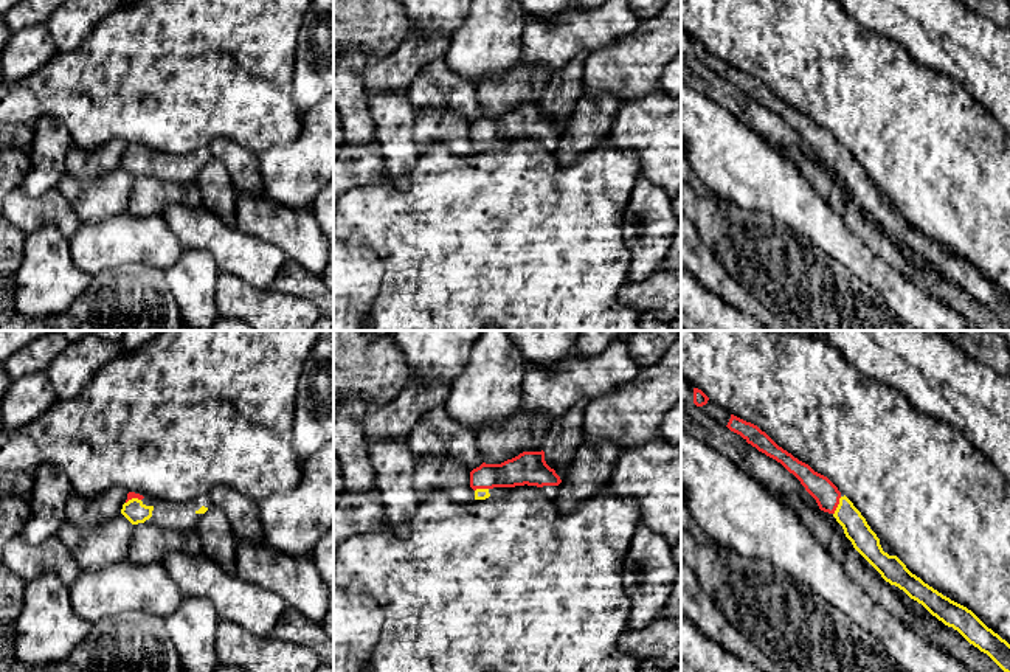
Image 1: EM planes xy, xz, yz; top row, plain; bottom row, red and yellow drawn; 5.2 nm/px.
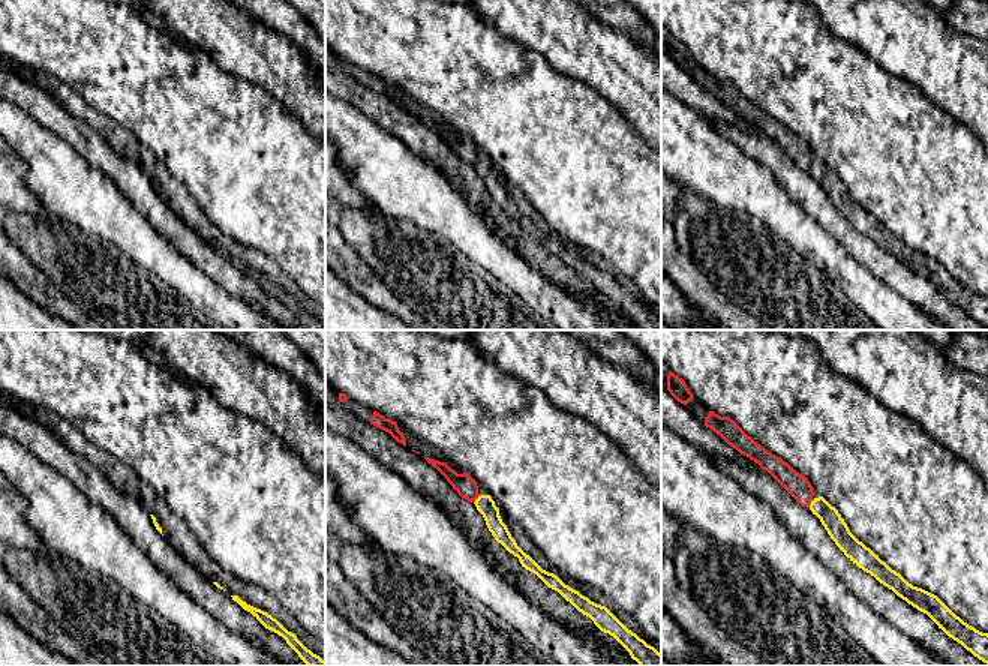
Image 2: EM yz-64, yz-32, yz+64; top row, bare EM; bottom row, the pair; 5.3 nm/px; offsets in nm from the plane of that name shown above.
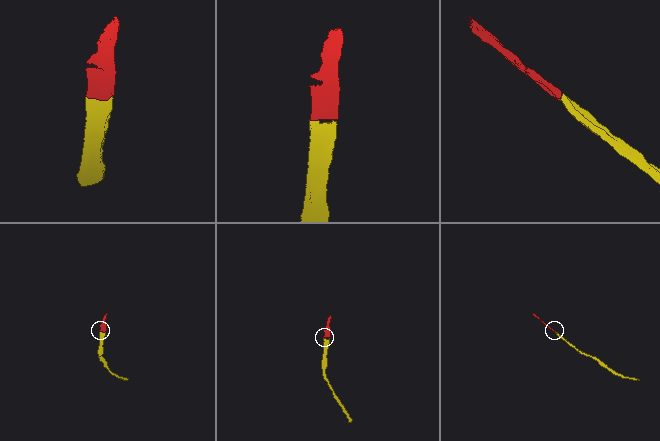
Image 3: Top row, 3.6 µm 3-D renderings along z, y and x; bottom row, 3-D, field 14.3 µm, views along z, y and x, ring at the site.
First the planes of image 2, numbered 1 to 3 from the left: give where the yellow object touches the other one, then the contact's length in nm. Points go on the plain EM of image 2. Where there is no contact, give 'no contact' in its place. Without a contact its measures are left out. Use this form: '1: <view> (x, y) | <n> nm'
1: no contact
2: yz-32 (476, 162) | 60 nm
3: yz+64 (810, 167) | 50 nm

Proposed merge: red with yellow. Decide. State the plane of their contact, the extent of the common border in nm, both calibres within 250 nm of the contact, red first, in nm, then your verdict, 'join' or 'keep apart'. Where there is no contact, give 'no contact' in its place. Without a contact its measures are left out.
yz | 100 nm | 130/140 nm | join

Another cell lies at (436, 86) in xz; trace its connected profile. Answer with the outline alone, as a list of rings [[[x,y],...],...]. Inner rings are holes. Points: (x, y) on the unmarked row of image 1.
[[[438,57],[422,68],[410,85],[408,96],[416,113],[427,107],[448,107],[470,124],[483,116],[478,82],[451,71],[445,57]]]

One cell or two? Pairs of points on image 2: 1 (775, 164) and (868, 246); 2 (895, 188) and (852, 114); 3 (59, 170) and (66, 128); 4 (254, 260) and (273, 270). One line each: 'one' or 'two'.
1: one
2: one
3: two
4: one

